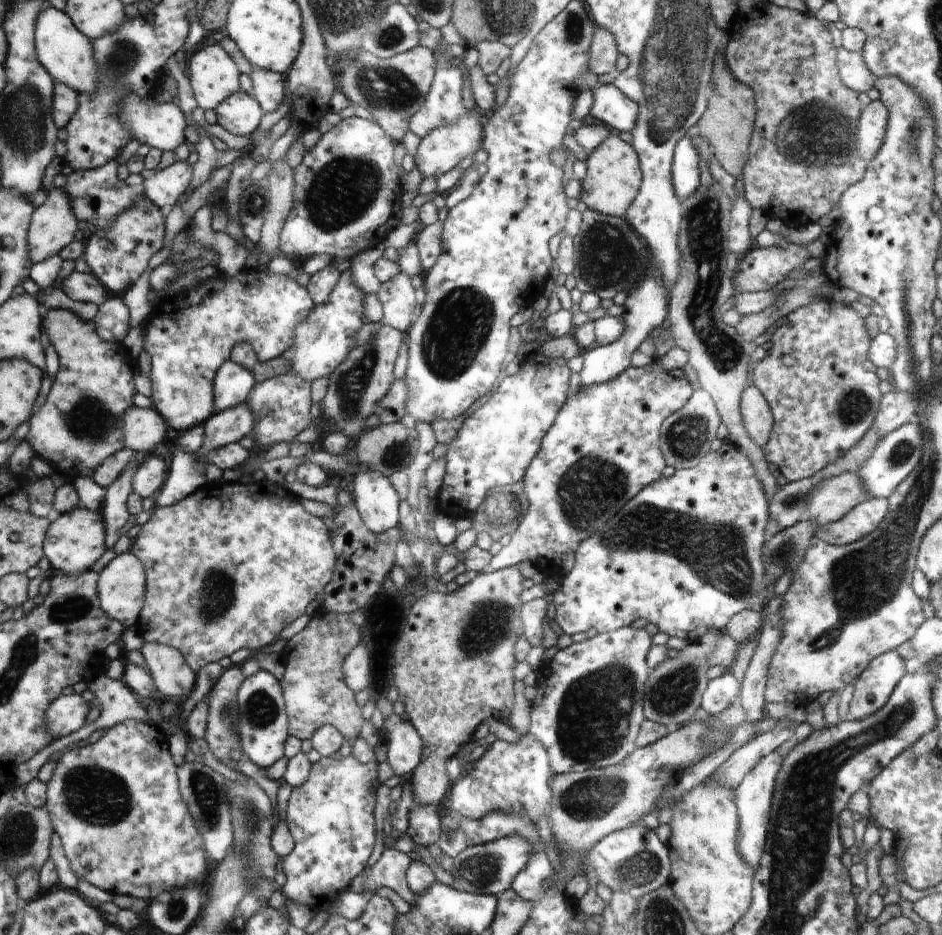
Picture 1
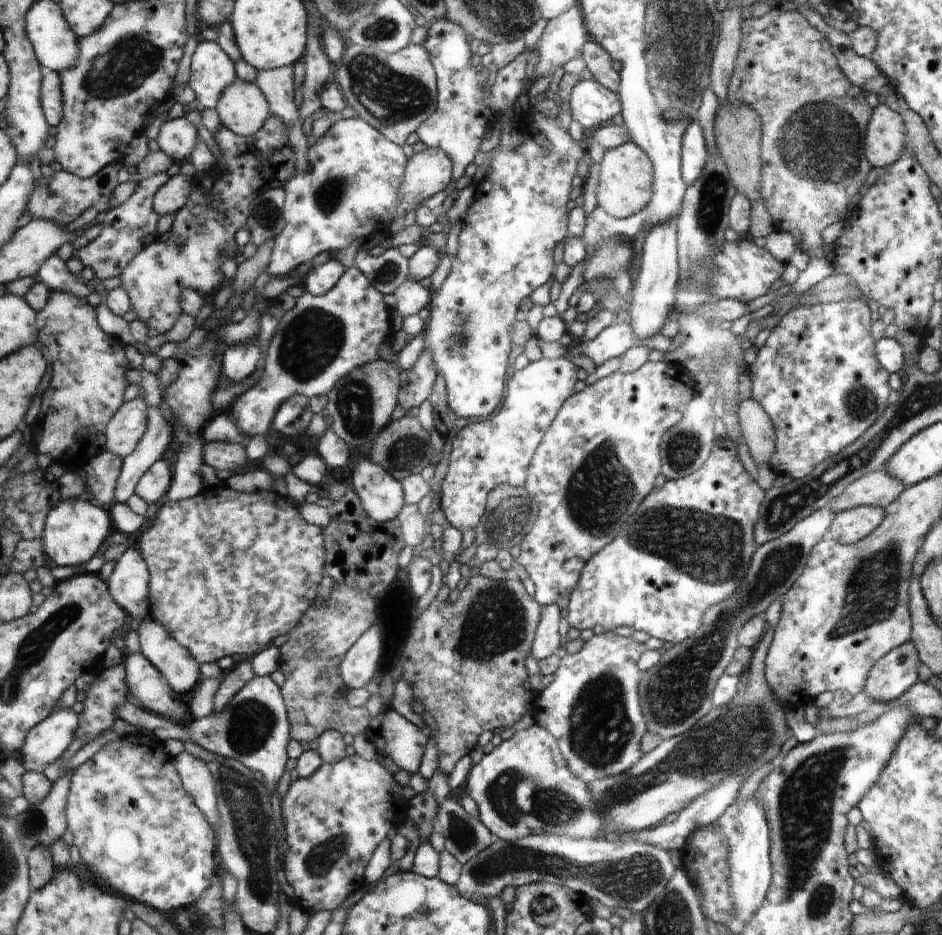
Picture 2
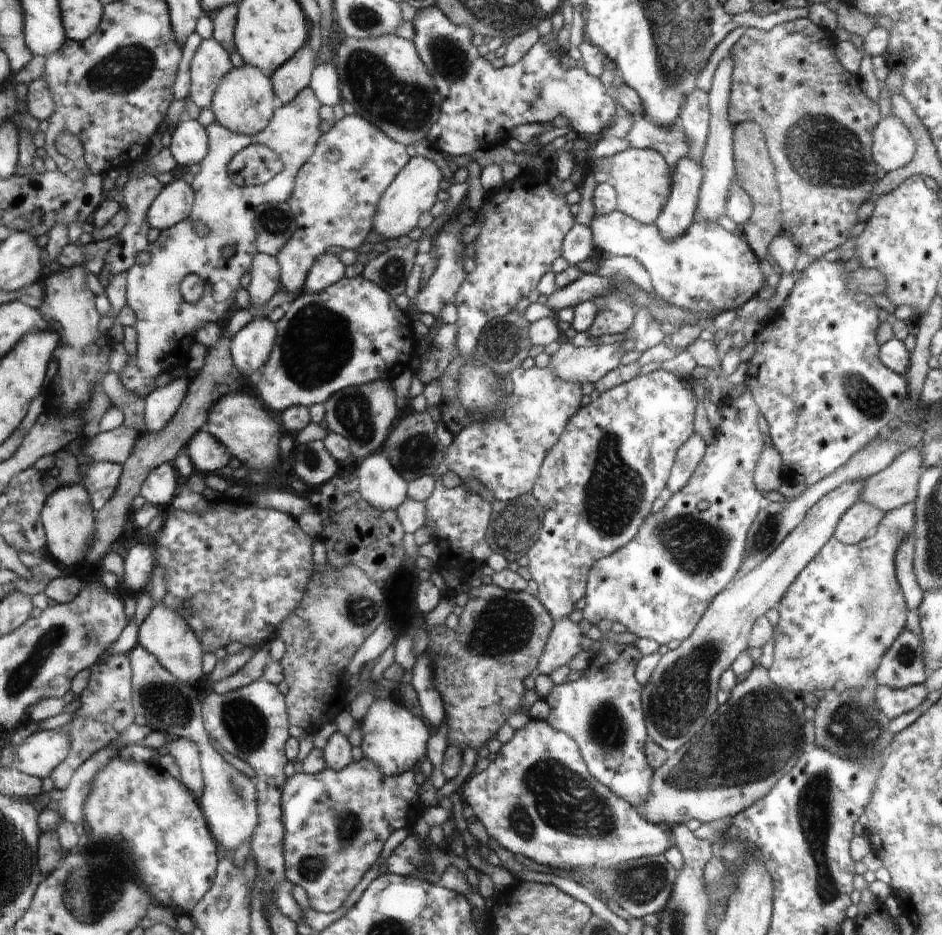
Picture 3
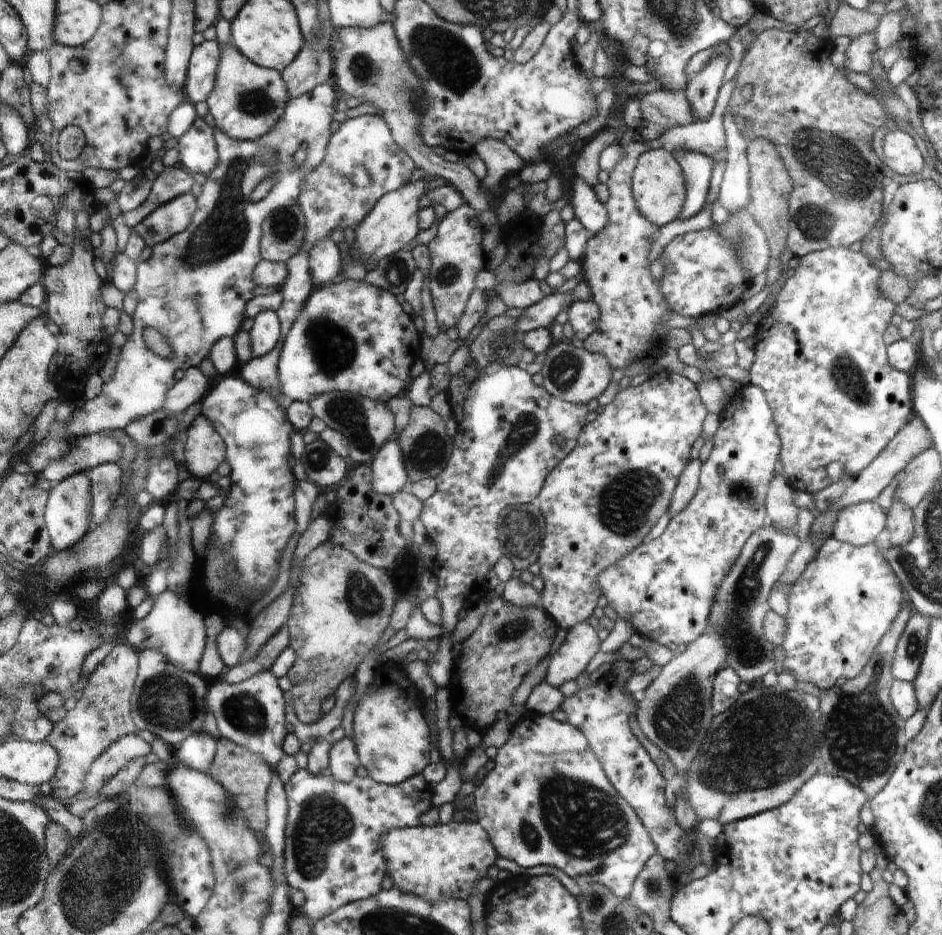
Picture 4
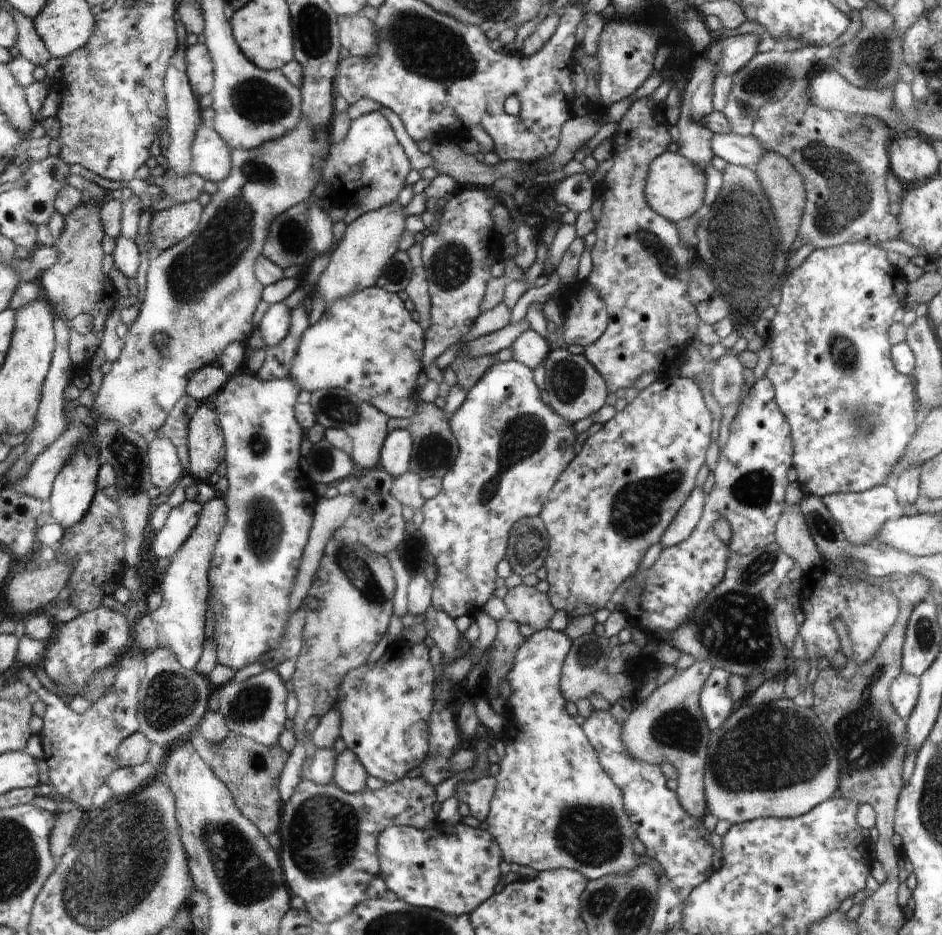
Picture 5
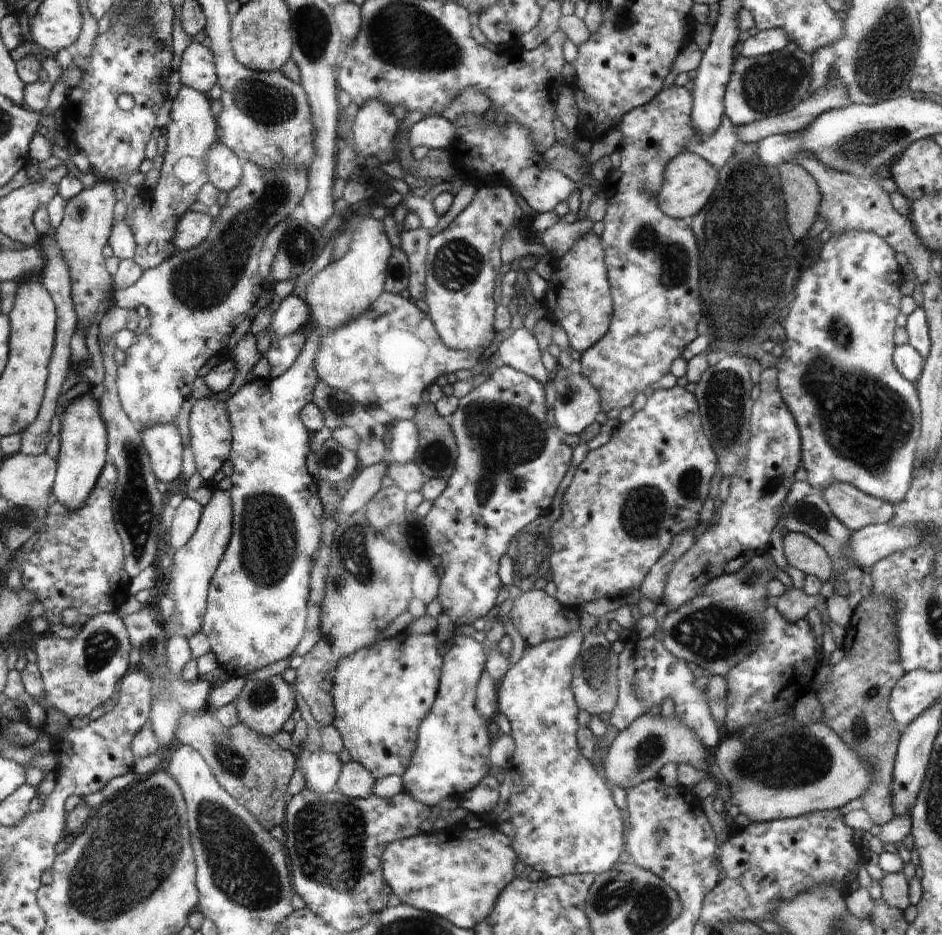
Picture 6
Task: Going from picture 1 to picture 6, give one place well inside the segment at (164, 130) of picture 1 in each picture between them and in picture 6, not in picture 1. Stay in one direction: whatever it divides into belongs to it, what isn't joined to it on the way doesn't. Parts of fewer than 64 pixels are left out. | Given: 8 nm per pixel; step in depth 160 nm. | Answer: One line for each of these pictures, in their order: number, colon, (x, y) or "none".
2: (177, 138)
3: (189, 144)
4: (197, 148)
5: (211, 155)
6: (226, 169)

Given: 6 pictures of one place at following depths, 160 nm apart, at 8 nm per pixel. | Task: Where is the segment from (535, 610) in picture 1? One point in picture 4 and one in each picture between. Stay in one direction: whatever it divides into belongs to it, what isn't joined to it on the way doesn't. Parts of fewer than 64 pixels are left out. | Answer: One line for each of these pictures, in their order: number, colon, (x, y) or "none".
2: (547, 640)
3: (564, 643)
4: (581, 643)

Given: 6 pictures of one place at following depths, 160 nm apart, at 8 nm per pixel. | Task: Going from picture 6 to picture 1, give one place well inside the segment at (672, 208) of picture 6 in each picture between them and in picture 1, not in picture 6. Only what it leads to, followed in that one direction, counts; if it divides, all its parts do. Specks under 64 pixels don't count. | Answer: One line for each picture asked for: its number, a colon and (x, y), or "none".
1: (613, 178)
2: (625, 187)
3: (641, 178)
4: (658, 188)
5: (675, 186)

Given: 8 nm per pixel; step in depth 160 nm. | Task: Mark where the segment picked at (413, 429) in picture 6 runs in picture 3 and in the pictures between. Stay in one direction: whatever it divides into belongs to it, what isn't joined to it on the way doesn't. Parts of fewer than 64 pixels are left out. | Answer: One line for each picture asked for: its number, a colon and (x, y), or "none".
3: (380, 484)
4: (389, 476)
5: (396, 456)

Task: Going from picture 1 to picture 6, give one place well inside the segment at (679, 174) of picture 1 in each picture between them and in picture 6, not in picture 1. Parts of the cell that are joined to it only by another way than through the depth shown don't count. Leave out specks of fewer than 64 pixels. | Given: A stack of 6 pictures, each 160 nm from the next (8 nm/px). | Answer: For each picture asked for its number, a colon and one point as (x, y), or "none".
2: (694, 153)
3: (694, 116)
4: (702, 91)
5: (738, 50)
6: (767, 41)

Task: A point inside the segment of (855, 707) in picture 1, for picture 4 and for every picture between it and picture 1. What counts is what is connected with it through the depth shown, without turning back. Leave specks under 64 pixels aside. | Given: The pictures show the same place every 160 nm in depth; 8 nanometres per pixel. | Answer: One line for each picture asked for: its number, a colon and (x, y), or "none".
2: (897, 671)
3: (903, 664)
4: (911, 645)

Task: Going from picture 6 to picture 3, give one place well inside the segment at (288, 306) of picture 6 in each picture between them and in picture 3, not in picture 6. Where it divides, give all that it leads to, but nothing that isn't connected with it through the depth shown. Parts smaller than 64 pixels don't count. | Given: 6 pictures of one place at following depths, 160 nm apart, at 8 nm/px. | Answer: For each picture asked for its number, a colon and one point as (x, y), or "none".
3: (250, 348)
4: (265, 333)
5: (275, 324)

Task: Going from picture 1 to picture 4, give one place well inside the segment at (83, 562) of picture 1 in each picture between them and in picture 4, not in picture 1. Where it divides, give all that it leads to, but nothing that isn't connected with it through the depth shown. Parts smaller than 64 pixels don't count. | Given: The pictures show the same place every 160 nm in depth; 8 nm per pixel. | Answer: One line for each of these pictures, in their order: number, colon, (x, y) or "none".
2: (75, 528)
3: (66, 516)
4: (67, 513)

